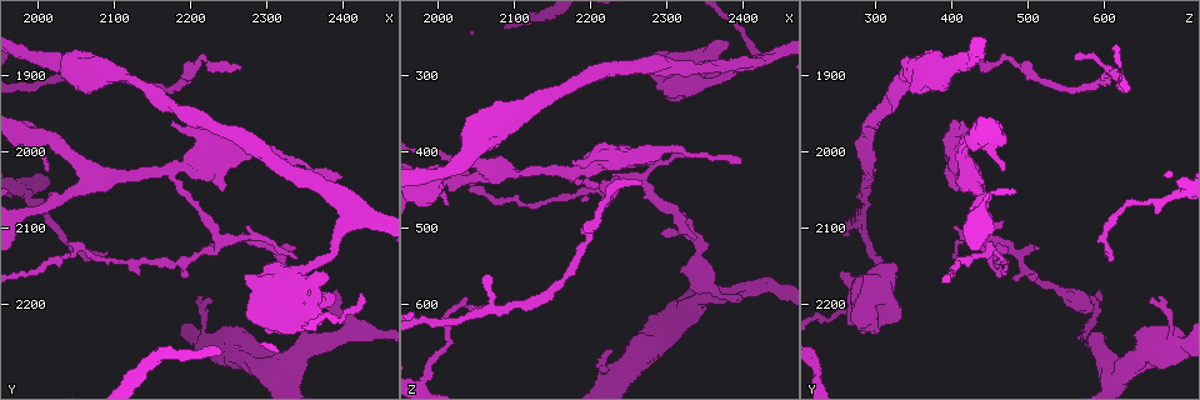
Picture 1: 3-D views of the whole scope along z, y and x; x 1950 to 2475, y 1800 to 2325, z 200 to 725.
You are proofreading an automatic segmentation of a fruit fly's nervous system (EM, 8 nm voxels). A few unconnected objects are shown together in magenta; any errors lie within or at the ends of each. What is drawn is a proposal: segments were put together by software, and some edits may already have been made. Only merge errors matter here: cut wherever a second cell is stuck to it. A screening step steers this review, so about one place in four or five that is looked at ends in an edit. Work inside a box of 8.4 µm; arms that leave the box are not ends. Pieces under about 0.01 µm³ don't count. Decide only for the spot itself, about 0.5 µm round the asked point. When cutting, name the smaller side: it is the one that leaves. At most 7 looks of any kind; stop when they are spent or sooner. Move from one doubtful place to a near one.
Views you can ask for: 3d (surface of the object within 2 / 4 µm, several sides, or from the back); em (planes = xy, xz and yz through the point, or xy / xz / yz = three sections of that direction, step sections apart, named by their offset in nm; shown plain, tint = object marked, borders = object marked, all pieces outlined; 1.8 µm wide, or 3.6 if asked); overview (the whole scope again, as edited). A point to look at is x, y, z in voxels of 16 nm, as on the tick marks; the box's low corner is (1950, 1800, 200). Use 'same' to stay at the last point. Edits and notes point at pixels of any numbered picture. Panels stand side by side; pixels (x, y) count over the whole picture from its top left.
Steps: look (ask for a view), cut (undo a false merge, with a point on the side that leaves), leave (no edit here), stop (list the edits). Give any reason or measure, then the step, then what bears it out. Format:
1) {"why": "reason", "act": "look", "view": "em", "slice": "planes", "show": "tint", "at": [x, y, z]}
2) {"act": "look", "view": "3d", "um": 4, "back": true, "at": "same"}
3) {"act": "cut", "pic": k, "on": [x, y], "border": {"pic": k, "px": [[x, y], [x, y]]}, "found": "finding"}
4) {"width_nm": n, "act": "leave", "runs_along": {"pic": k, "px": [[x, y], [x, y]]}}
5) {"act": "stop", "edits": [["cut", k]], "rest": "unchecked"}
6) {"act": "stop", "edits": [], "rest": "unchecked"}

{"why": "calibre changes", "act": "look", "view": "3d", "um": 2, "at": [2375, 2195, 590]}

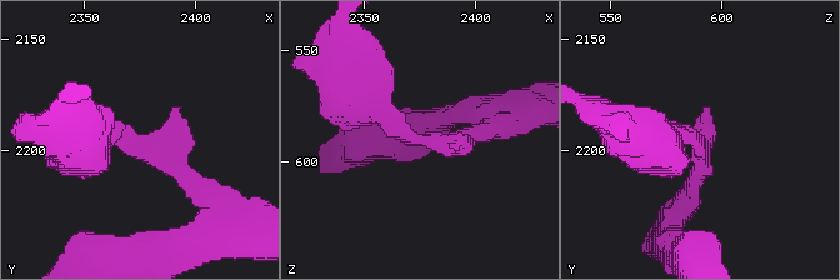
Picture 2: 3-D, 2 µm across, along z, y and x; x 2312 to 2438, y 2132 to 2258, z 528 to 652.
{"arm_widths_nm": [200, 360], "why": "now the EM", "act": "look", "view": "em", "slice": "xy", "step": 4, "show": "tint", "at": [2375, 2194, 592]}

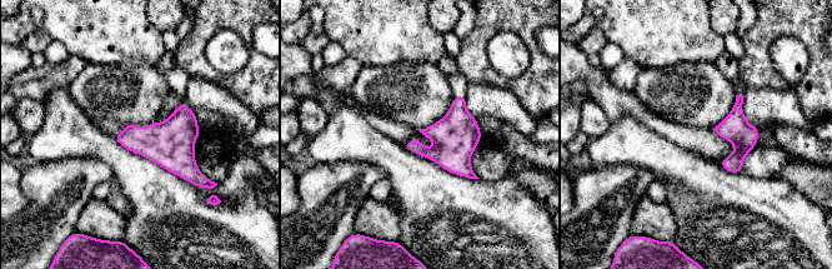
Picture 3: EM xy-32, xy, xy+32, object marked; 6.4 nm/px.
{"act": "leave", "found": "continuous, no second cell"}

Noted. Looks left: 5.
{"why": "looks like a crossing", "act": "look", "view": "em", "slice": "planes", "show": "plain", "at": [2245, 2110, 430]}

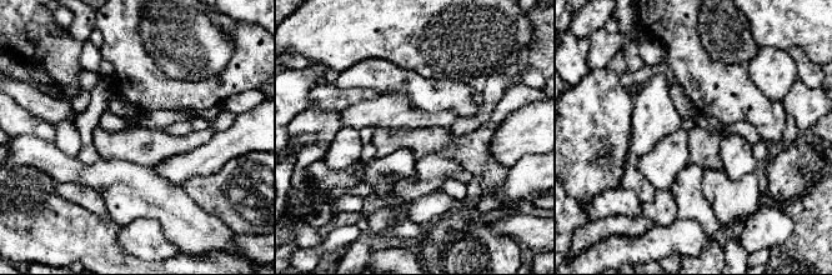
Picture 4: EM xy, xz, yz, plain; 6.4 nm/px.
{"why": "what lies round it", "act": "look", "view": "em", "slice": "planes", "show": "borders", "at": "same"}

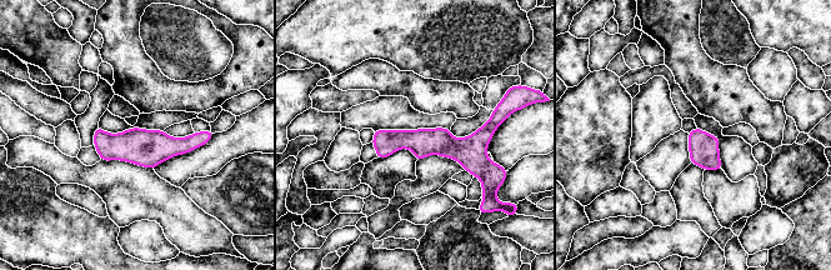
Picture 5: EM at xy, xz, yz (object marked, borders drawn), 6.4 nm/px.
{"act": "leave", "runs_along": {"pic": 5, "px": [[490, 130], [474, 145], [375, 141]]}, "found": "all the same cell"}

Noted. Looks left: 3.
{"act": "look", "view": "em", "slice": "planes", "show": "tint", "at": [1985, 2055, 690]}

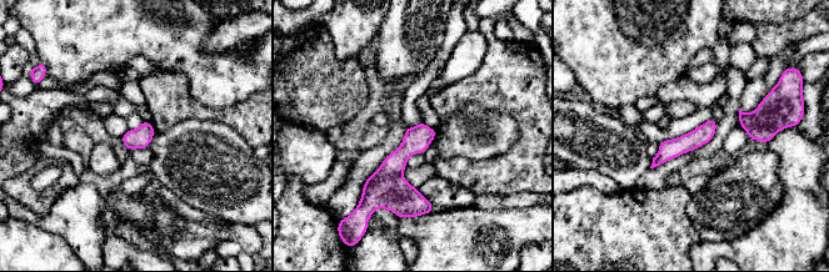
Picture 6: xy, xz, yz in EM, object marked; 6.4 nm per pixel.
{"act": "leave", "runs_along": {"pic": 6, "px": [[713, 124], [655, 162]]}, "found": "one cell here"}

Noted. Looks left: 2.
{"act": "stop", "edits": [], "rest": "unchecked"}

